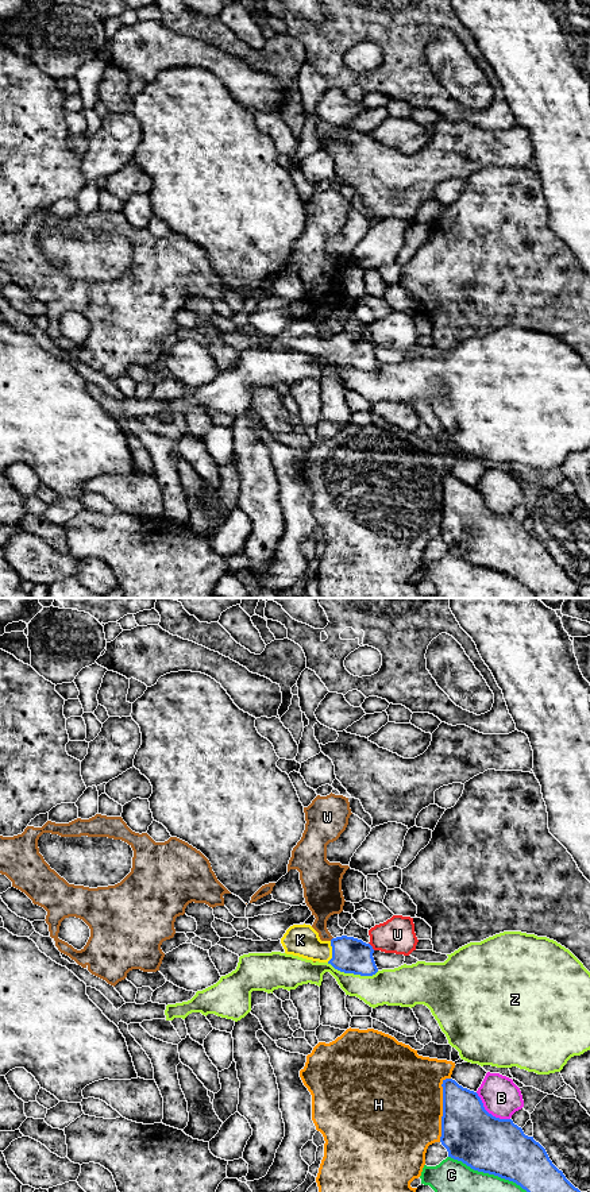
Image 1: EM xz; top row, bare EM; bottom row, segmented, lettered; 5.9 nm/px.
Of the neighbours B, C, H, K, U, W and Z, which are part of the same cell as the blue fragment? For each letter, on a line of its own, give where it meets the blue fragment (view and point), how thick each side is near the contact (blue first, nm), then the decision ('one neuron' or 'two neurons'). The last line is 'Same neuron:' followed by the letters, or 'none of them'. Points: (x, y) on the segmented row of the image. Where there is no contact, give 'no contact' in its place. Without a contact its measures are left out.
B: xz (488, 1113) | 340/240 nm | two neurons
C: xz (488, 1172) | 340/190 nm | two neurons
H: xz (443, 1108) | 340/500 nm | two neurons
K: xz (332, 952) | 220/190 nm | one neuron
U: xz (371, 946) | 220/220 nm | two neurons
W: no contact | two neurons
Z: xz (353, 972) | 220/220 nm | two neurons
Same neuron: K

